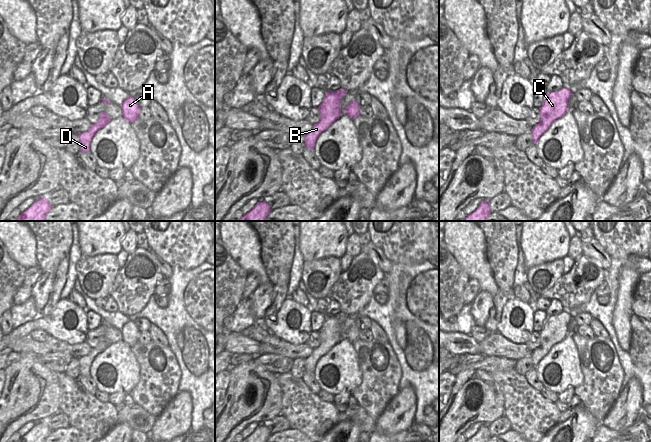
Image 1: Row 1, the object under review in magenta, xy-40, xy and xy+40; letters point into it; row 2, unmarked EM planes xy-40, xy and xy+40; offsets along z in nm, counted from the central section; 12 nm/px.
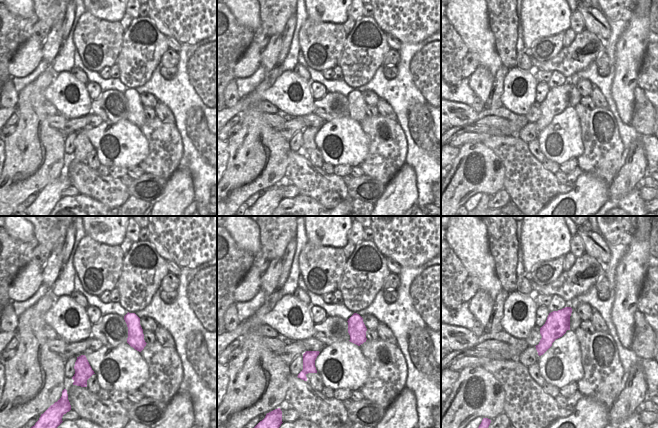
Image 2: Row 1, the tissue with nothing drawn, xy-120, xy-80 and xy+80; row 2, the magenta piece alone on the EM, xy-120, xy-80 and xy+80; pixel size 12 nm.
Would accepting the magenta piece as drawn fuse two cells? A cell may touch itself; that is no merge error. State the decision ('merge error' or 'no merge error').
no merge error

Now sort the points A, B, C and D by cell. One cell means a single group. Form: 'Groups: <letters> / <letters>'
Groups: A B C D.

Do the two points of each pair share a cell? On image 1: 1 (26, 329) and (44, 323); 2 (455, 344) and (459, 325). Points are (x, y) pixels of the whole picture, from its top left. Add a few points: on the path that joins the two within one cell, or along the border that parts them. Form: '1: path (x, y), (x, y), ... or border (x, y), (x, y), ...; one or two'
1: path (30, 326), (40, 324); one
2: border (449, 331), (459, 331), (469, 335); two

